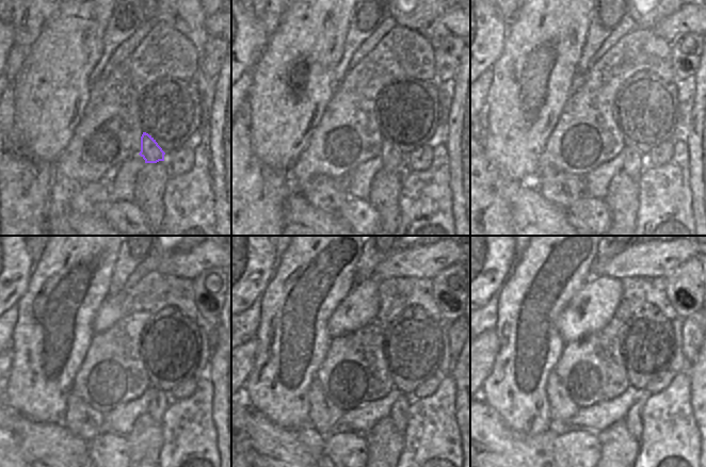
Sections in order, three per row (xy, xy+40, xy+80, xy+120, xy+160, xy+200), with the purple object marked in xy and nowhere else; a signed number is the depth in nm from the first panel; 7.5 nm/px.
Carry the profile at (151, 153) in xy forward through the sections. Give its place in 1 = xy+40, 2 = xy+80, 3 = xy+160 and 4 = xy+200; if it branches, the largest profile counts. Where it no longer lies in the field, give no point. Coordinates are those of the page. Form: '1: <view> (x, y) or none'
1: xy+40 (392, 159)
2: xy+80 (635, 162)
3: xy+160 (398, 414)
4: xy+200 (634, 422)

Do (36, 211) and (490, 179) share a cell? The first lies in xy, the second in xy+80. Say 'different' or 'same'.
same

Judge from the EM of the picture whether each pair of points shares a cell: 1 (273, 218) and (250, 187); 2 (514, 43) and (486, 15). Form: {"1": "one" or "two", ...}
{"1": "one", "2": "two"}

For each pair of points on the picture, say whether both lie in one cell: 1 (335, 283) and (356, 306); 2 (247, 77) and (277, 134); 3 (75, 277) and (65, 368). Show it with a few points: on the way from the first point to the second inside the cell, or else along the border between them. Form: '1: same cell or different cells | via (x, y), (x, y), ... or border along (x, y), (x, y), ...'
1: different cells | border along (354, 283), (331, 315)
2: different cells | border along (252, 69), (253, 83), (245, 101)
3: same cell | via (69, 300), (69, 345)

